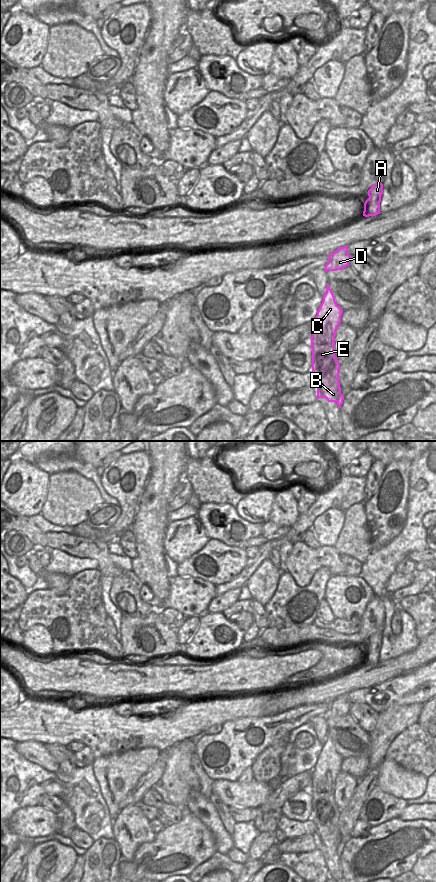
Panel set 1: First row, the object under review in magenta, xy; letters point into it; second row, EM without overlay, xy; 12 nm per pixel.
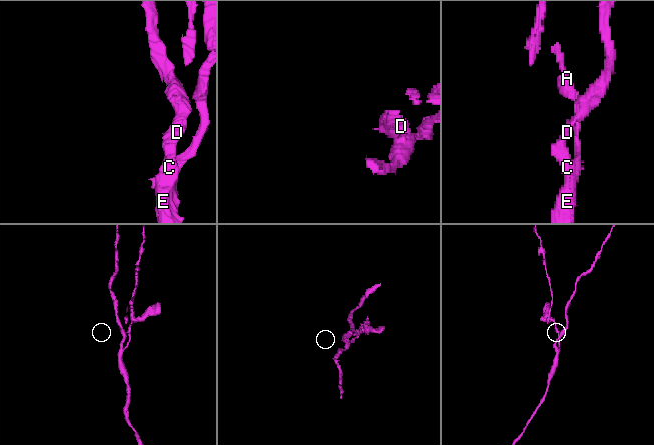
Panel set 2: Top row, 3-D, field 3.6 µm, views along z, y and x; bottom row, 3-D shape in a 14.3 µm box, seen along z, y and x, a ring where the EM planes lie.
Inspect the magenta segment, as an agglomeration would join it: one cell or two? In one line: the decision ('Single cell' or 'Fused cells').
Fused cells

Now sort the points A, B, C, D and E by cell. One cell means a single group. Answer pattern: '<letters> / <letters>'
A / B C D E

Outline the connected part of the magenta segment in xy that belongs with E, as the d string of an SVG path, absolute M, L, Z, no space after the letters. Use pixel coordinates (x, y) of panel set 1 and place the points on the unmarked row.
M327 731L323 749L312 770L312 820L316 826L317 847L326 846L338 855L344 848L339 830L340 811L333 801L336 778L341 771L343 758L337 753L335 744Z

